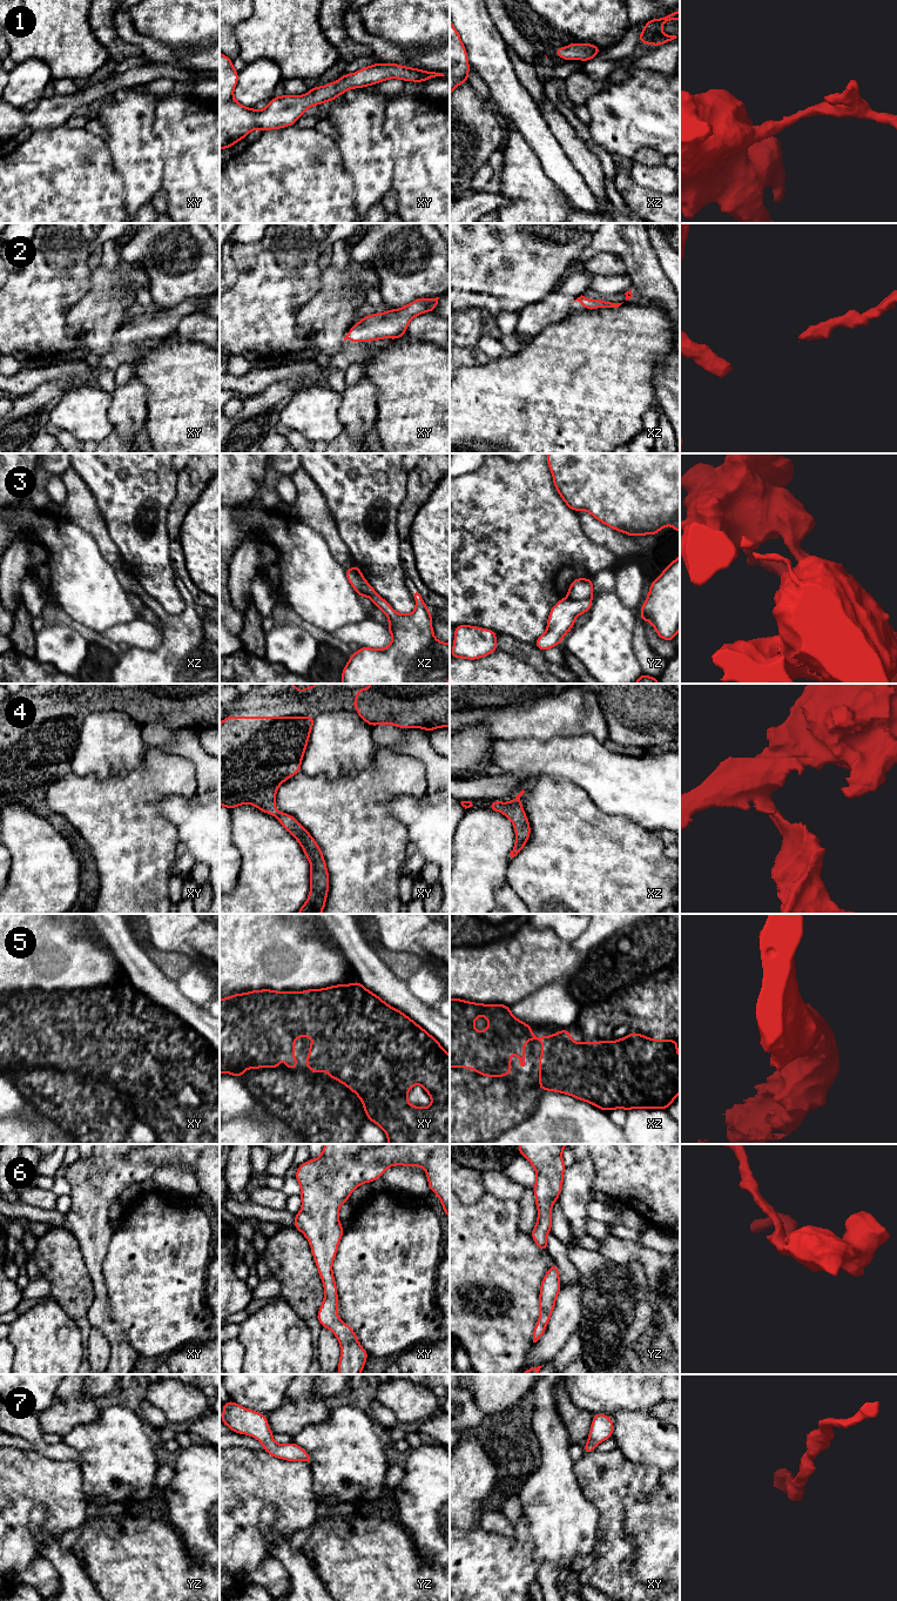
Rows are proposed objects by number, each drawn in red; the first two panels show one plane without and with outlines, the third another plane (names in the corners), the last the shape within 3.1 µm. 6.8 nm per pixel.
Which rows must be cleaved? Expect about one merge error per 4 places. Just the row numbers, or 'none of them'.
3

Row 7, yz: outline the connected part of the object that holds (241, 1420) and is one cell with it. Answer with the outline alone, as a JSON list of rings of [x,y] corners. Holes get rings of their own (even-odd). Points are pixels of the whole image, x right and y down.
[[[232,1400],[223,1402],[221,1422],[227,1425],[231,1432],[247,1434],[256,1438],[262,1445],[263,1451],[270,1455],[288,1461],[308,1461],[308,1452],[295,1444],[275,1444],[274,1433],[269,1428],[267,1415],[254,1410],[242,1407]]]

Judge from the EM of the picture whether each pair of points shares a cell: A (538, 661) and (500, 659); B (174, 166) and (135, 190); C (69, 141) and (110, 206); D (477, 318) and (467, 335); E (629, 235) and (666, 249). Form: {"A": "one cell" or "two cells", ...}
{"A": "two cells", "B": "two cells", "C": "one cell", "D": "one cell", "E": "two cells"}

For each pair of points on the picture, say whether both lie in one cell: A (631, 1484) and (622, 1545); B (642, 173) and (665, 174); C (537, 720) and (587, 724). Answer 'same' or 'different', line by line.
A: same
B: same
C: same

